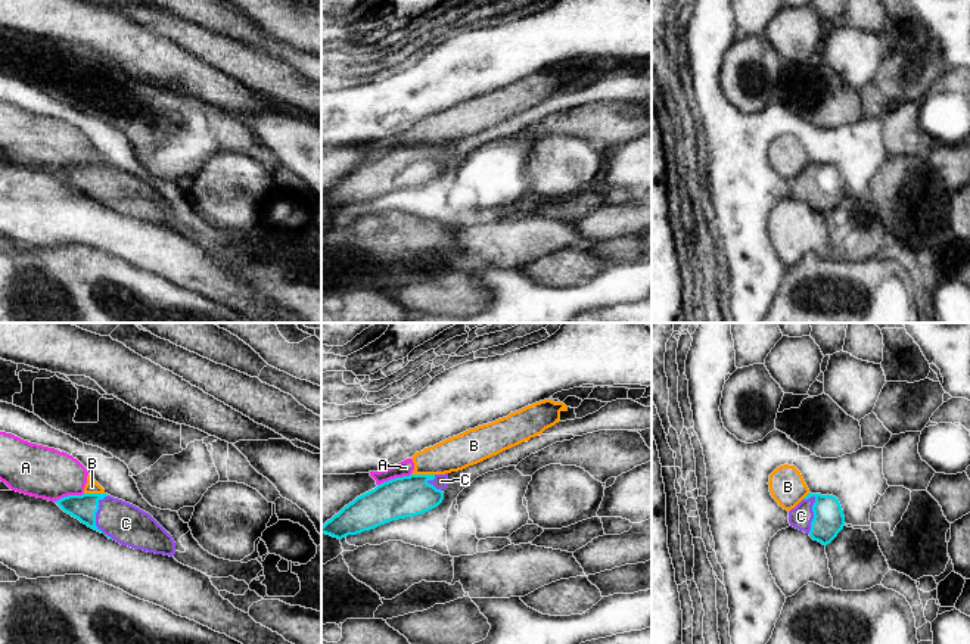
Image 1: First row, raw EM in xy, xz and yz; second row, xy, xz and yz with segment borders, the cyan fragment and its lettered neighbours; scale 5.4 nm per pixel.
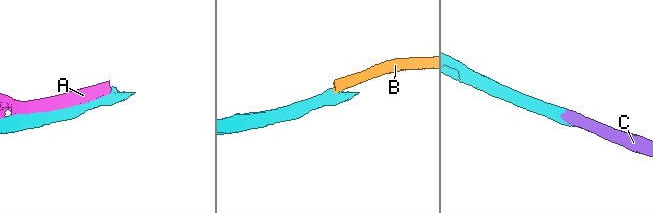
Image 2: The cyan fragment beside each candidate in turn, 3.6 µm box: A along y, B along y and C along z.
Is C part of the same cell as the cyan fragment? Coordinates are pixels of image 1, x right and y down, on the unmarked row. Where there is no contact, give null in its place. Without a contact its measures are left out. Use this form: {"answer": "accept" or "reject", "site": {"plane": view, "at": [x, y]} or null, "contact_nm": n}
{"answer": "accept", "site": {"plane": "yz", "at": [814, 184]}, "contact_nm": 220}

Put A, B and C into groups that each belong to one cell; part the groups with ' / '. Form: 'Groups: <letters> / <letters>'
Groups: A B / C

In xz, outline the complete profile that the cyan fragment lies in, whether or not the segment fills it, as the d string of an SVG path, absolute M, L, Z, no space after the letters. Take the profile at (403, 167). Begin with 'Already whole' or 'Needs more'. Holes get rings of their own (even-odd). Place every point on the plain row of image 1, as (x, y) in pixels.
Needs more. M448 143L391 149L345 175L321 196L321 203L342 209L392 190L423 184L442 172L447 155Z

